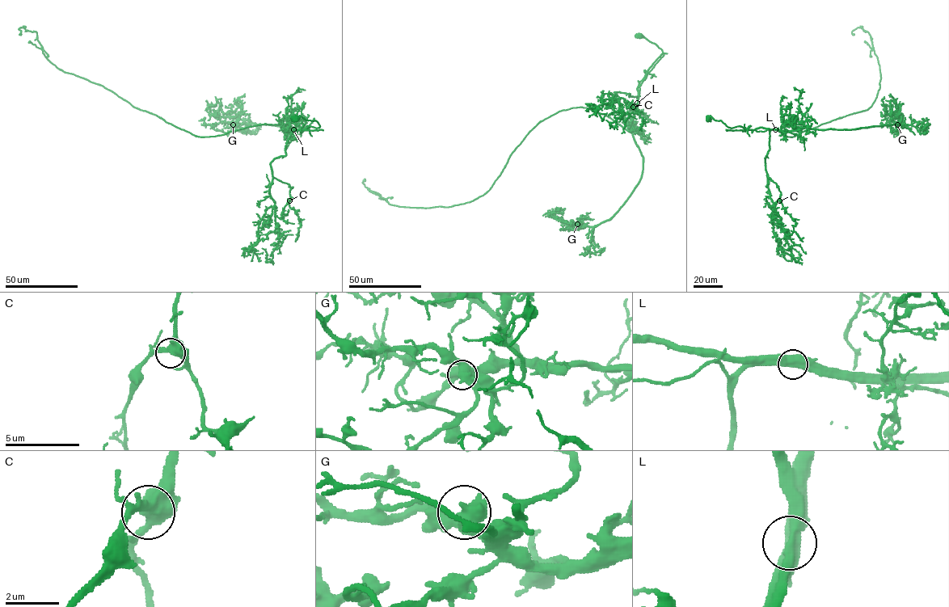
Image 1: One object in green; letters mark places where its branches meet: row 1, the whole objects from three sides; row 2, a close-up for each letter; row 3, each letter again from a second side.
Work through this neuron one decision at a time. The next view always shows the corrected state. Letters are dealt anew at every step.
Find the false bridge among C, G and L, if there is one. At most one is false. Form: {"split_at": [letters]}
{"split_at": ["L"]}

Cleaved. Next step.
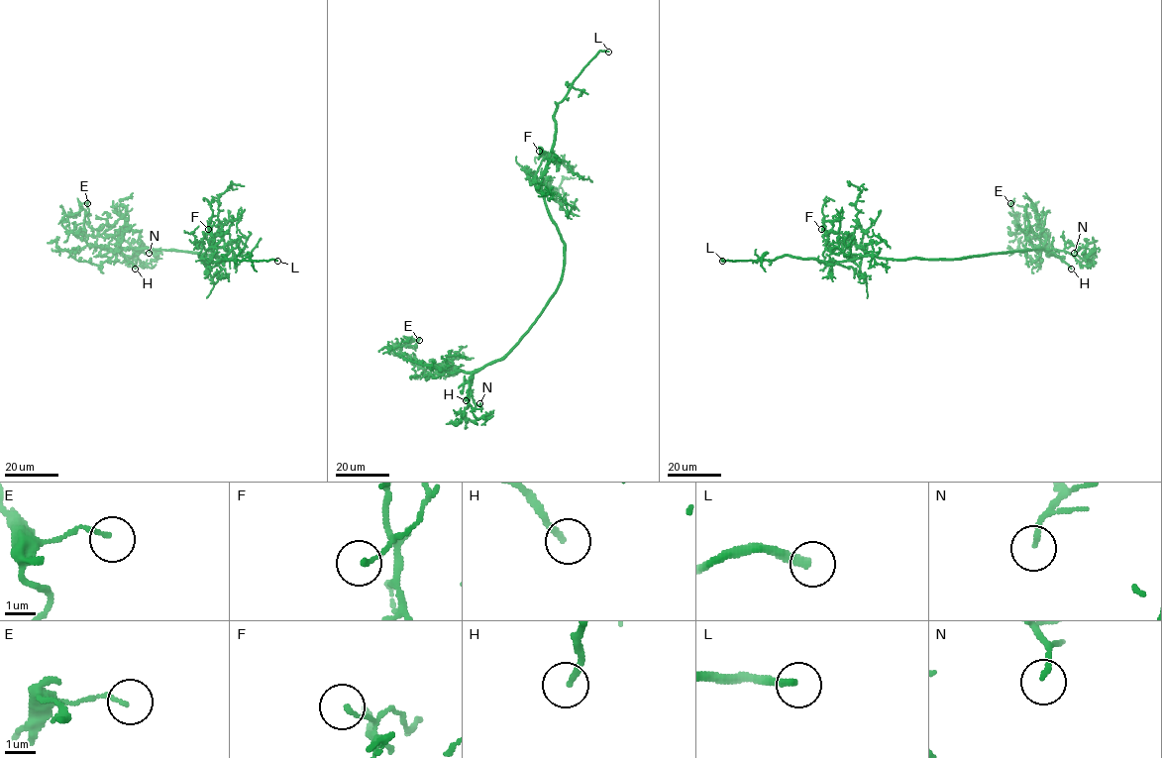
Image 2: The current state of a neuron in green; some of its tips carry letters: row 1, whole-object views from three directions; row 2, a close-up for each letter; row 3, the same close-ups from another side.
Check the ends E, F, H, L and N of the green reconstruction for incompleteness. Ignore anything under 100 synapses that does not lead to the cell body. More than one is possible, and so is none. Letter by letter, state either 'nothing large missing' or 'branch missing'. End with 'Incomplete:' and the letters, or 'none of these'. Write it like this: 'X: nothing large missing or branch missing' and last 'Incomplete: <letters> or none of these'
E: nothing large missing
F: nothing large missing
H: branch missing
L: branch missing
N: nothing large missing
Incomplete: H, L

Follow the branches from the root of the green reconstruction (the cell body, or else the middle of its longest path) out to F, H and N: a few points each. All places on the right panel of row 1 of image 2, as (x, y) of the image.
F: (956, 259), (891, 260), (866, 255), (858, 266), (842, 251), (828, 245), (823, 239), (824, 227), (821, 229)
H: (956, 259), (1044, 248), (1050, 249), (1071, 269)
N: (956, 259), (1038, 248), (1063, 251), (1071, 245), (1076, 247), (1074, 253)

